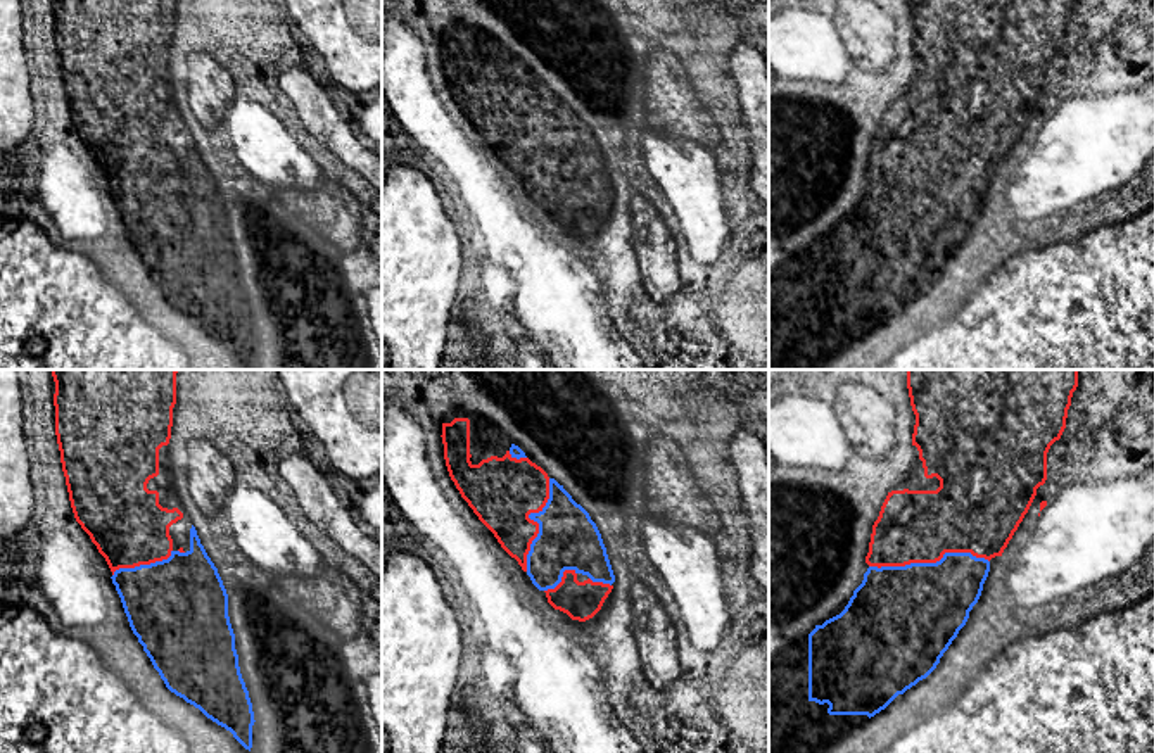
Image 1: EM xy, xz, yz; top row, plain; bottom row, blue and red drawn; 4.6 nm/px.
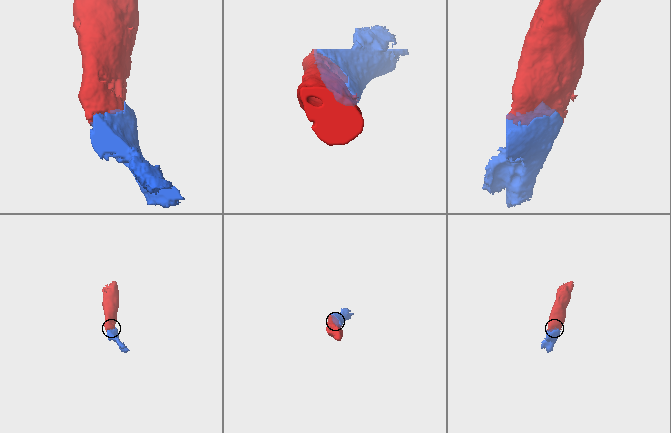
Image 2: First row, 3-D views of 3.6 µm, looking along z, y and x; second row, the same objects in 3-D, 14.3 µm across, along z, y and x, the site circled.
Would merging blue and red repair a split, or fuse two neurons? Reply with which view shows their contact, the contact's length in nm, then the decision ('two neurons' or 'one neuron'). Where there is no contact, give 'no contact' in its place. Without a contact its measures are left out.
contact in yz; length 550 nm; one neuron

